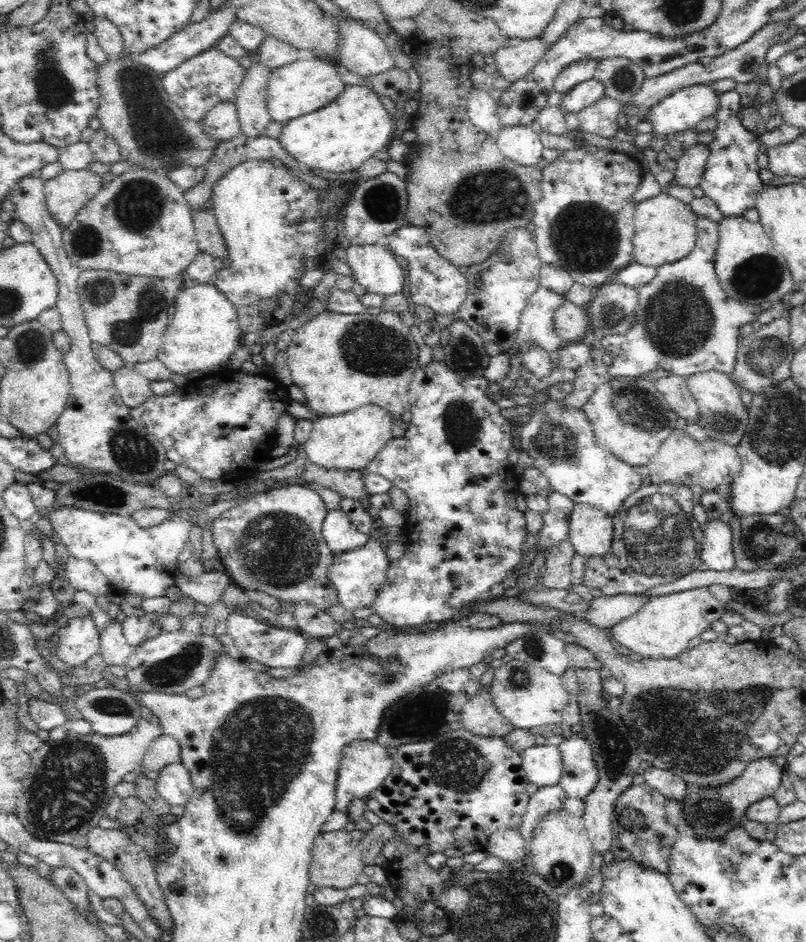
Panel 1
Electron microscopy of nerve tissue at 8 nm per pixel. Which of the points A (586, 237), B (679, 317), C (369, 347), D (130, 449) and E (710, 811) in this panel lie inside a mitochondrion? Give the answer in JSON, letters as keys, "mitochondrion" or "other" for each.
{"A":"mitochondrion","B":"mitochondrion","C":"mitochondrion","D":"mitochondrion","E":"mitochondrion"}

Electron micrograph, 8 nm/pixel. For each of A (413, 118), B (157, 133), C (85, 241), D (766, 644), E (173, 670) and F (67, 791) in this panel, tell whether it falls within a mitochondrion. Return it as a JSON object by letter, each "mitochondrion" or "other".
{"A":"other","B":"mitochondrion","C":"mitochondrion","D":"other","E":"mitochondrion","F":"mitochondrion"}

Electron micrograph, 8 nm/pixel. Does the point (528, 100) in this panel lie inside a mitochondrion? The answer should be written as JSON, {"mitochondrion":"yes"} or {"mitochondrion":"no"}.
{"mitochondrion":"yes"}

